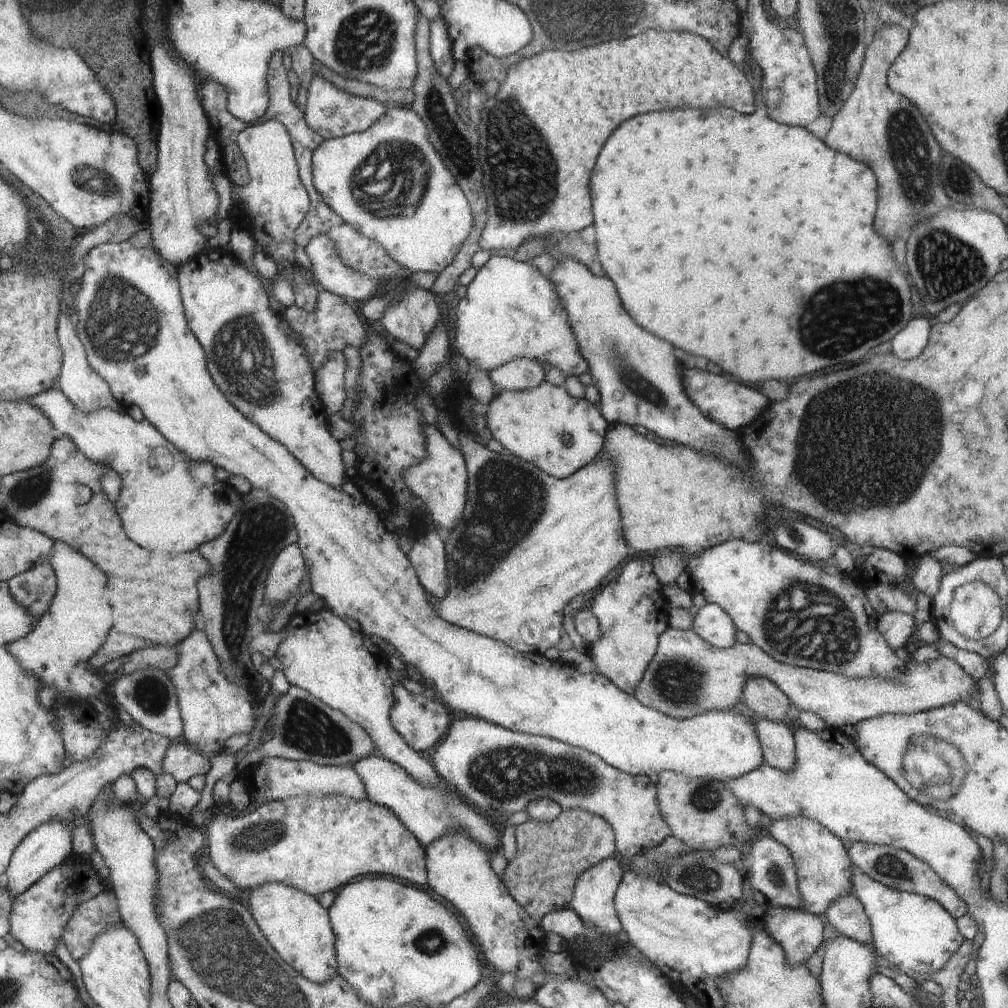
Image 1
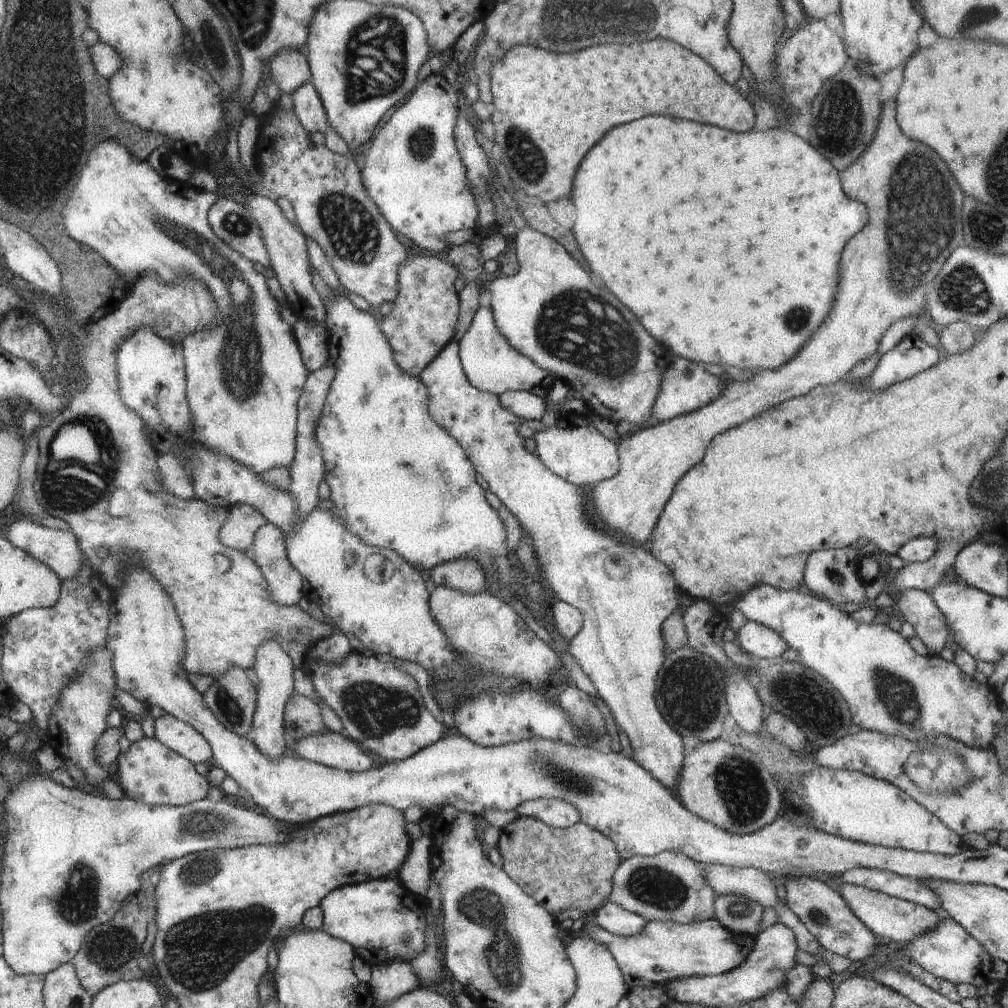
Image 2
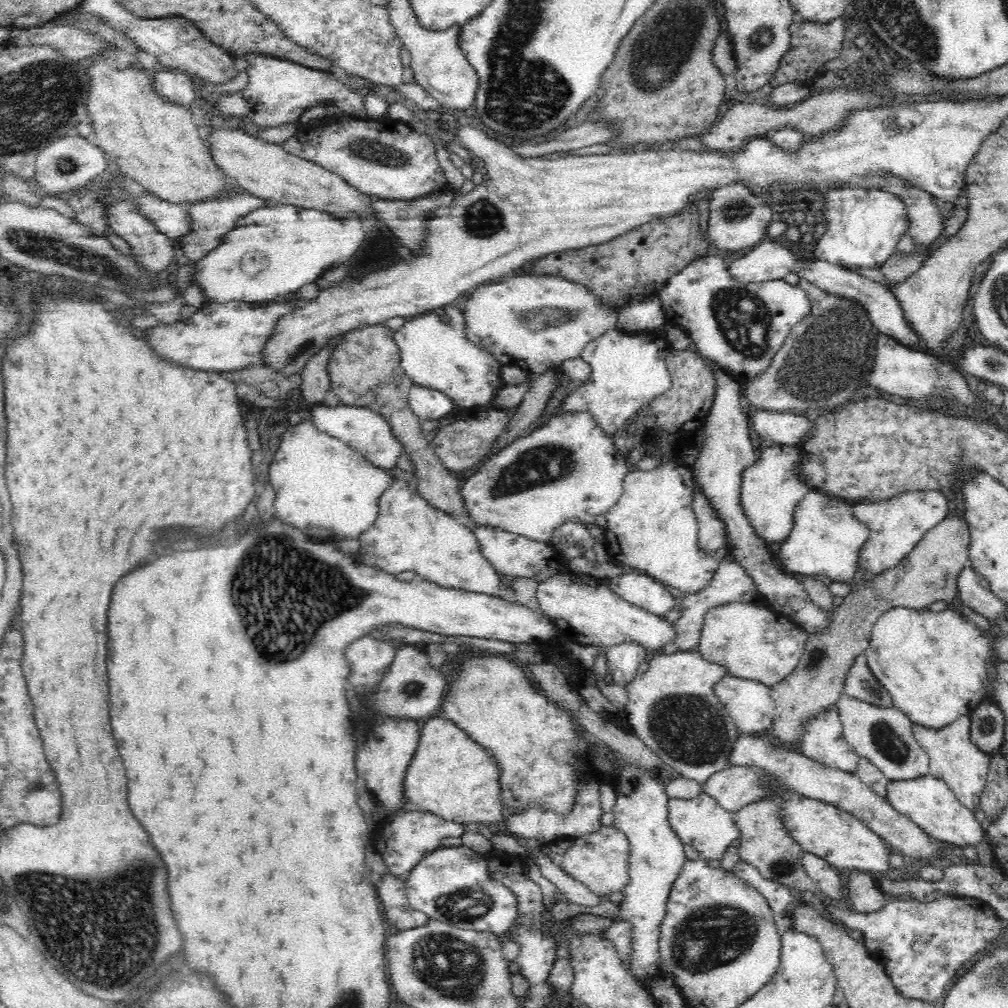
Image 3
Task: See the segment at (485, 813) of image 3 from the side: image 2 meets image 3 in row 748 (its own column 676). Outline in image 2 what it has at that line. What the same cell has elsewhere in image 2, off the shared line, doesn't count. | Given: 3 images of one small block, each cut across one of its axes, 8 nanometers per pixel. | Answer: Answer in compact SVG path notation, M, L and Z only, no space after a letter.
M894 99L882 102L882 114L876 124L876 134L868 148L858 160L854 160L846 170L841 171L842 189L852 200L862 202L868 210L867 226L858 232L846 244L840 260L840 282L834 294L832 308L822 326L812 334L812 338L800 348L800 352L776 370L756 372L748 382L726 380L722 394L710 404L698 408L696 412L678 416L672 420L656 424L652 428L644 428L617 442L619 460L618 473L613 478L603 482L590 484L594 492L594 506L598 508L597 516L602 524L614 532L624 533L633 540L634 545L643 546L651 538L654 526L660 518L668 498L674 492L676 482L696 466L712 442L712 438L726 432L728 428L739 426L742 422L752 420L758 414L765 414L768 408L774 408L786 400L797 399L808 394L816 386L836 384L838 380L846 379L852 368L862 360L870 358L878 351L886 330L902 320L911 318L912 314L920 314L927 310L927 294L930 293L932 280L940 272L942 264L948 256L962 246L962 200L964 194L956 184L954 176L942 162L942 158L932 152L932 148L908 140L896 123Z

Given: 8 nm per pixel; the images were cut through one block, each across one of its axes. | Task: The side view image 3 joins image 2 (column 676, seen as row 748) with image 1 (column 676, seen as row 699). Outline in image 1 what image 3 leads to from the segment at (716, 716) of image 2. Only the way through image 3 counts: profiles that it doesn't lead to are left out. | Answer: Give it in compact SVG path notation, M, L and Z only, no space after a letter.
M668 627L659 636L658 648L650 661L634 697L644 706L665 715L686 720L708 710L737 710L742 688L750 676L766 678L790 699L794 711L810 712L822 718L830 729L856 726L864 720L885 714L914 714L940 708L976 696L976 677L963 663L938 656L932 662L906 663L900 680L875 677L845 677L804 667L788 665L768 656L758 645L742 644L721 649L706 642L692 629Z

